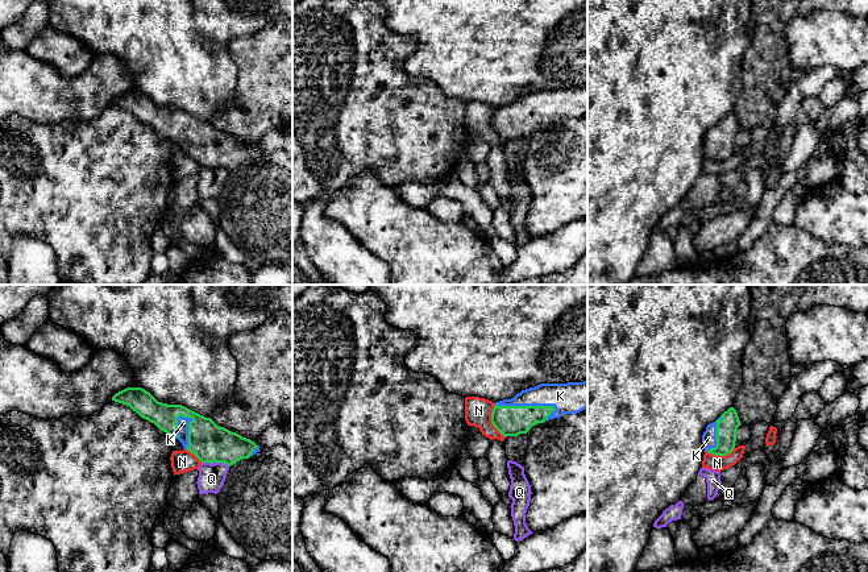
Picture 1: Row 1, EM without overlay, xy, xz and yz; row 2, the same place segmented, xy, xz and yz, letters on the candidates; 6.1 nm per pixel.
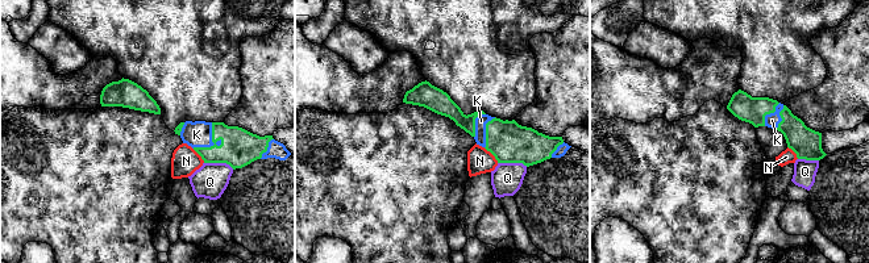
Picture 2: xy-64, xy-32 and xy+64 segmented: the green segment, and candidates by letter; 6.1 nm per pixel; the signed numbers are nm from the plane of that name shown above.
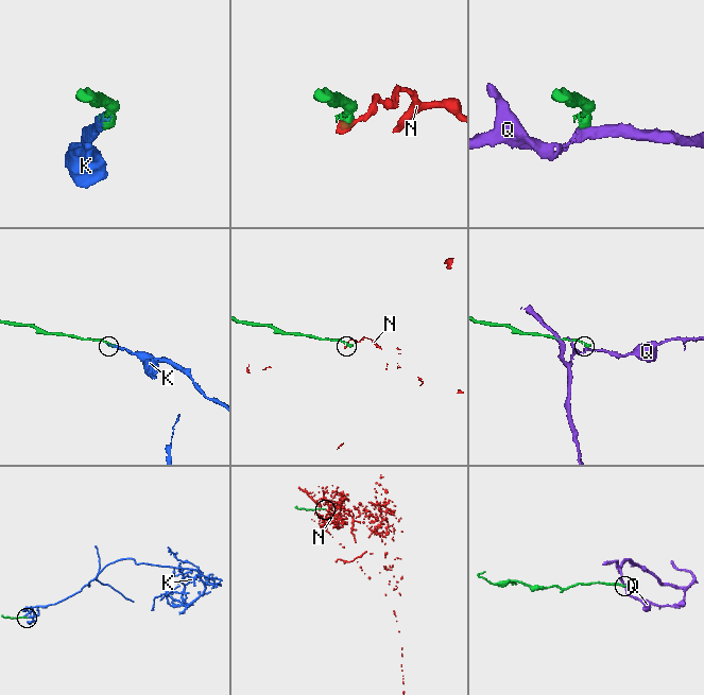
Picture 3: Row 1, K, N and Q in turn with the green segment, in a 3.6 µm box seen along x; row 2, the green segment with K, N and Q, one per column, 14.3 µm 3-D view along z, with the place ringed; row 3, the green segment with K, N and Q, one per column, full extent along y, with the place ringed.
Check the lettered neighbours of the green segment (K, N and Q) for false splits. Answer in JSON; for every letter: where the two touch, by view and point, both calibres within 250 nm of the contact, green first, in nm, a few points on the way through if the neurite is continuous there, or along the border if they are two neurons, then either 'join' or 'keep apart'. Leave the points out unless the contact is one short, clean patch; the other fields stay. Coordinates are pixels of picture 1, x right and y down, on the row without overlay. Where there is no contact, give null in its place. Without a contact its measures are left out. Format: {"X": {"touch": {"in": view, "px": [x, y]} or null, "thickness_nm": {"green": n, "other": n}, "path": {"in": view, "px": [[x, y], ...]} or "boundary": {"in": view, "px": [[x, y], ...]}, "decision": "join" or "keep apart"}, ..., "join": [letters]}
{"K": {"touch": {"in": "xz", "px": [526, 111]}, "thickness_nm": {"green": 190, "other": 180}, "decision": "join"}, "N": {"touch": {"in": "xz", "px": [491, 125]}, "thickness_nm": {"green": 190, "other": 160}, "boundary": {"in": "xz", "px": [[494, 108], [491, 128], [503, 141]]}, "decision": "keep apart"}, "Q": {"touch": {"in": "xy", "px": [216, 166]}, "thickness_nm": {"green": 240, "other": 160}, "boundary": {"in": "xy", "px": [[202, 166], [225, 168], [229, 170]]}, "decision": "keep apart"}, "join": ["K"]}

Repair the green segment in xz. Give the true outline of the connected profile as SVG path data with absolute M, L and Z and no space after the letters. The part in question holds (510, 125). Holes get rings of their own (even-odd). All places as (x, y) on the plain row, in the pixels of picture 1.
M587 86L540 88L522 95L511 104L495 107L491 128L503 141L518 141L527 138L537 128L585 113Z

